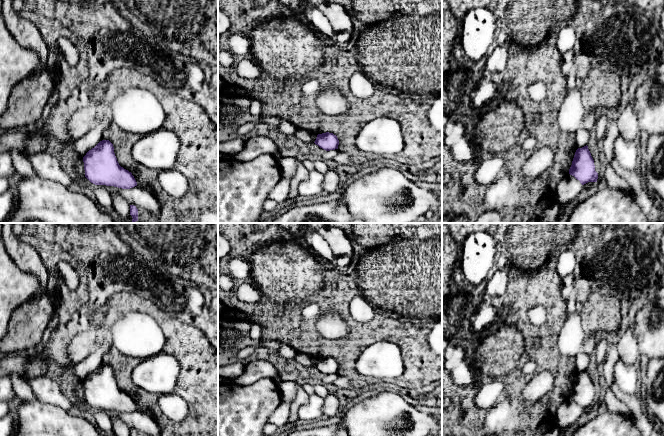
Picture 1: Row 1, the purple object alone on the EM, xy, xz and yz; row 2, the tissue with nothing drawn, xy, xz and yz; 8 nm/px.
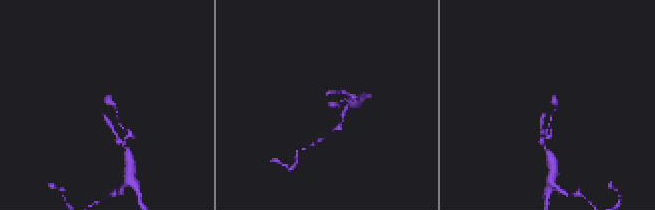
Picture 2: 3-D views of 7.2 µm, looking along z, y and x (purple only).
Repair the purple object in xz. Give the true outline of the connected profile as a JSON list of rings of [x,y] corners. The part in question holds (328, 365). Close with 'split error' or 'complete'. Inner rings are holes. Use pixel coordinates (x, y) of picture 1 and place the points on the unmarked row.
[[[326,356],[318,358],[314,367],[318,369],[320,372],[326,375],[330,375],[338,373],[339,364],[337,360],[333,357]]]; complete

